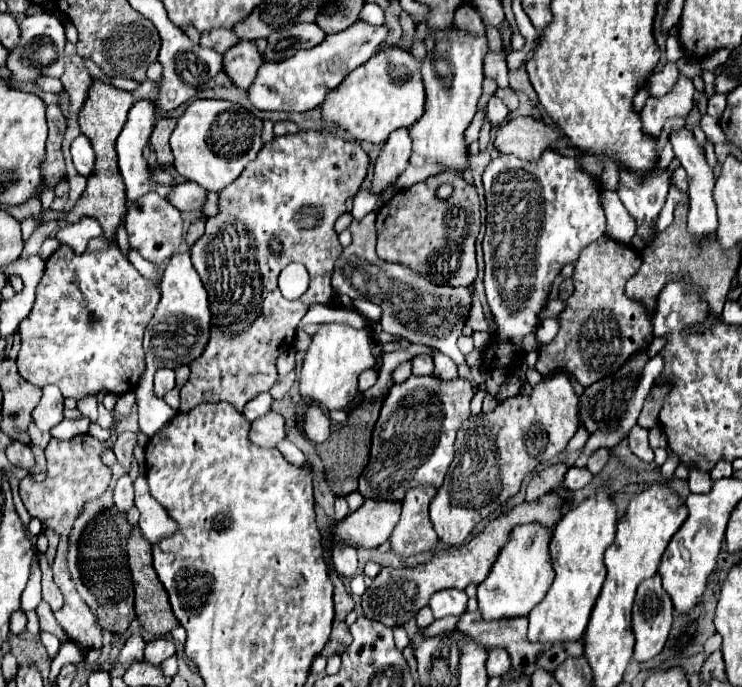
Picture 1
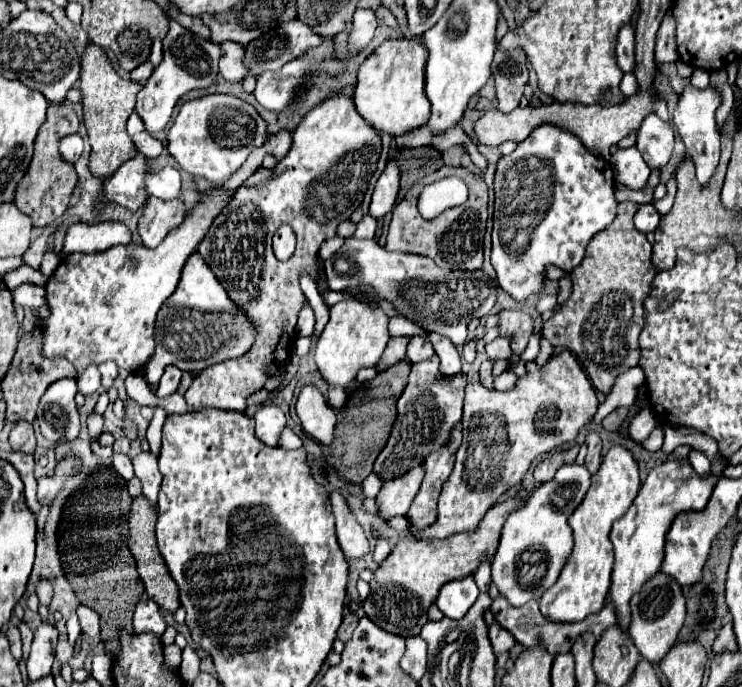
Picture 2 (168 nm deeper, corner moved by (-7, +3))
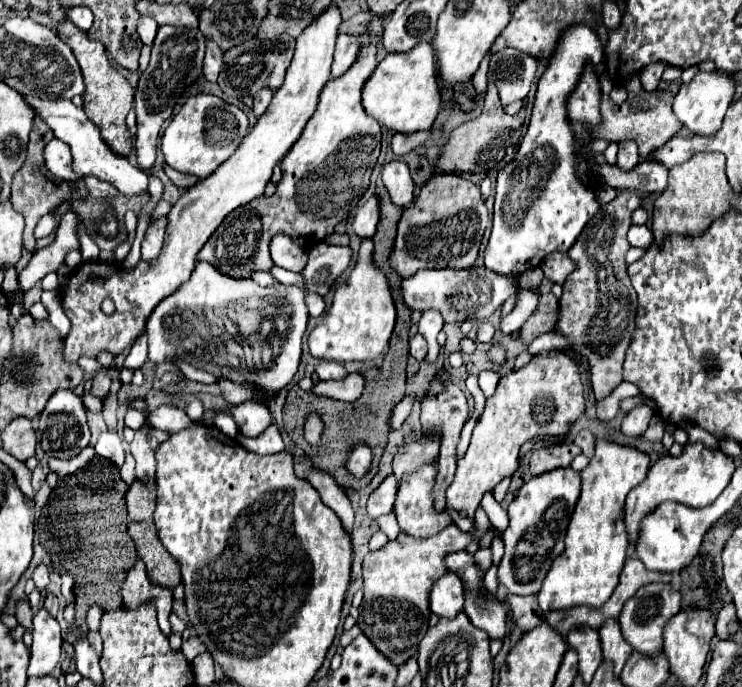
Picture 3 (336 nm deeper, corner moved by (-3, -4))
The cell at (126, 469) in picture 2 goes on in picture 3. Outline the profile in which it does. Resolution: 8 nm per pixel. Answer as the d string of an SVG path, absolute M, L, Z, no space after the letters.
M102 432L94 448L98 456L116 462L116 466L124 464L124 446L122 446L122 438L116 432Z

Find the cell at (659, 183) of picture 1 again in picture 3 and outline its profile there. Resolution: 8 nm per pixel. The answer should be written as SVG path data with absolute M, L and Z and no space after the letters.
M622 140L618 142L618 162L616 166L630 172L638 164L638 148L634 140Z

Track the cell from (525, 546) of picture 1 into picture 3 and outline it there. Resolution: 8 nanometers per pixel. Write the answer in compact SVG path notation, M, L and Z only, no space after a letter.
M556 468L524 482L508 508L510 524L502 534L506 552L498 566L498 580L510 594L536 594L540 590L552 560L564 552L564 536L578 498L580 474L572 468Z

